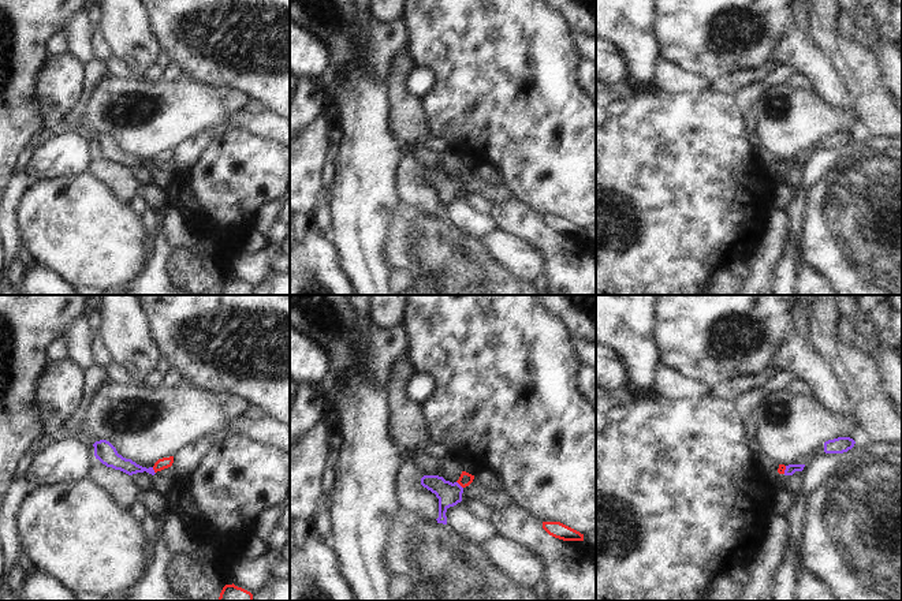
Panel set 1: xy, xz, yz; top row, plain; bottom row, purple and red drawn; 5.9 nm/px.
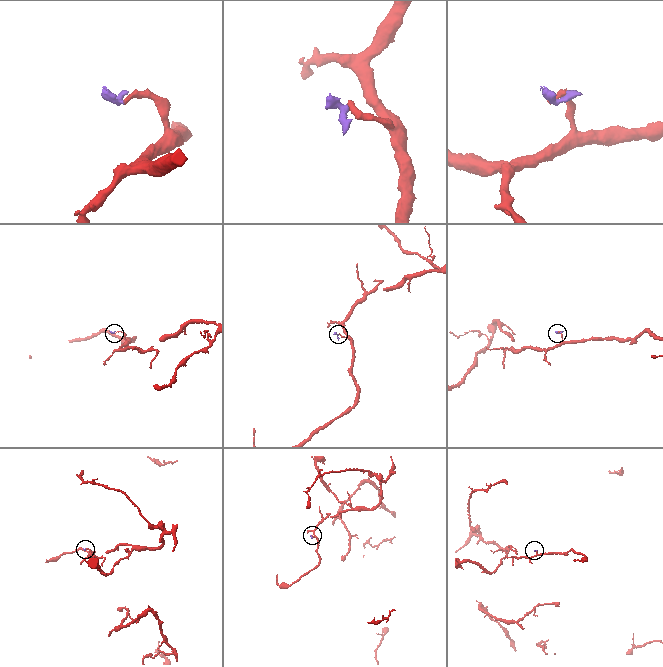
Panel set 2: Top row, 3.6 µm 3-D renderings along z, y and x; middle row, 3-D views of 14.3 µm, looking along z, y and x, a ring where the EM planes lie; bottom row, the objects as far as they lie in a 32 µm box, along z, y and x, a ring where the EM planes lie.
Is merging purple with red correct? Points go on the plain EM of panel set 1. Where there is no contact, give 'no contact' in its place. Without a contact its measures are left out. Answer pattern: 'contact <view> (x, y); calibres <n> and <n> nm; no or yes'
contact xz (459, 179); calibres 140 and 80 nm; no

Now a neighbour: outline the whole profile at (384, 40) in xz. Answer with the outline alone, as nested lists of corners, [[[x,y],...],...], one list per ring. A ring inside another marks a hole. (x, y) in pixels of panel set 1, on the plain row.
[[[402,18],[394,22],[373,20],[364,40],[364,59],[377,76],[385,78],[391,60],[405,51],[405,46],[406,25]]]

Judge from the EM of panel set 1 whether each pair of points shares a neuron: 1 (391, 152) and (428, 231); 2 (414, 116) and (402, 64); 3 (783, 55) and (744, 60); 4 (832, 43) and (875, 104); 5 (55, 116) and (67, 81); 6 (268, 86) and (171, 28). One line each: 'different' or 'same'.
1: different
2: same
3: different
4: same
5: same
6: same

